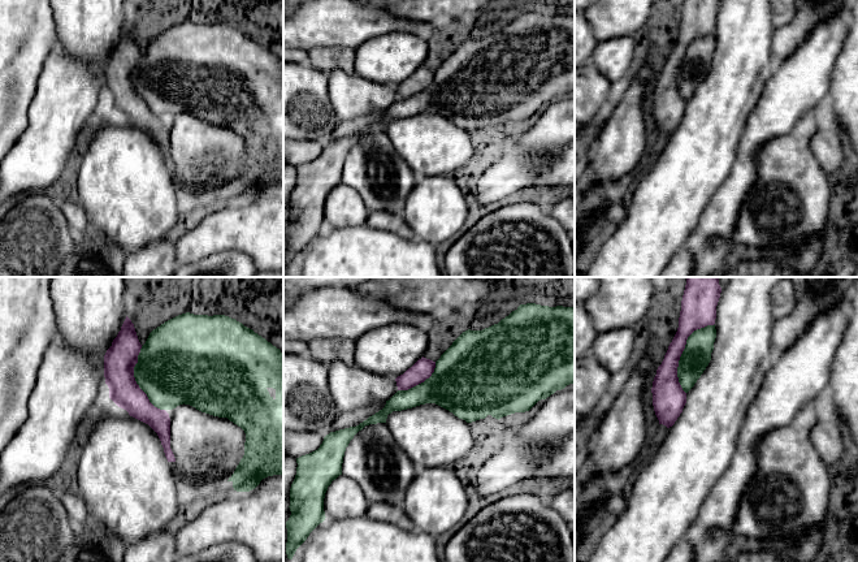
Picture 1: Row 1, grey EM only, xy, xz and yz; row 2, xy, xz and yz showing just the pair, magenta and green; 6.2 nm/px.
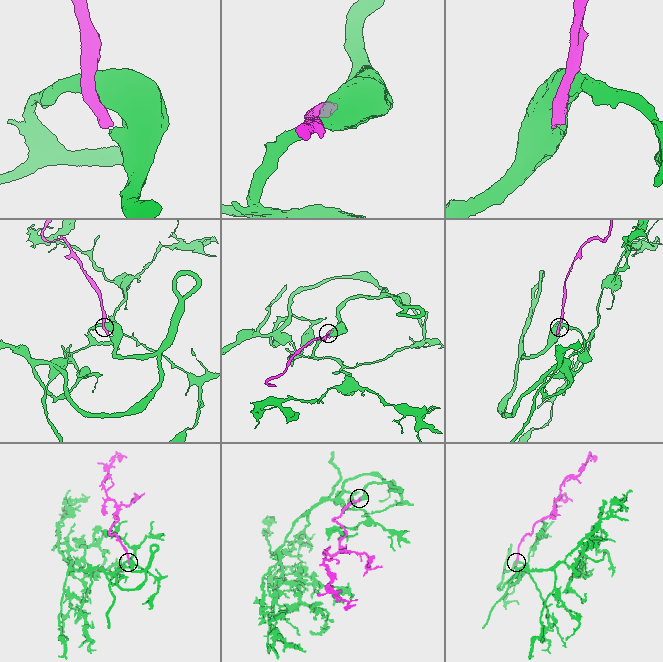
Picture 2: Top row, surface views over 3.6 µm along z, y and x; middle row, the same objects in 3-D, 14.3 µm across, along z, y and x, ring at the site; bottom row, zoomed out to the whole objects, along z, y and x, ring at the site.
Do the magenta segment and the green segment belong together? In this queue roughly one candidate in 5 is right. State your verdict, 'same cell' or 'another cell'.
same cell

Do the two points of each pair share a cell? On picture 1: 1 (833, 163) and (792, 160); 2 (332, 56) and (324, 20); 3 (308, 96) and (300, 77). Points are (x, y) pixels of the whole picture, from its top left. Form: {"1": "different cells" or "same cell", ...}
{"1": "different cells", "2": "different cells", "3": "same cell"}

